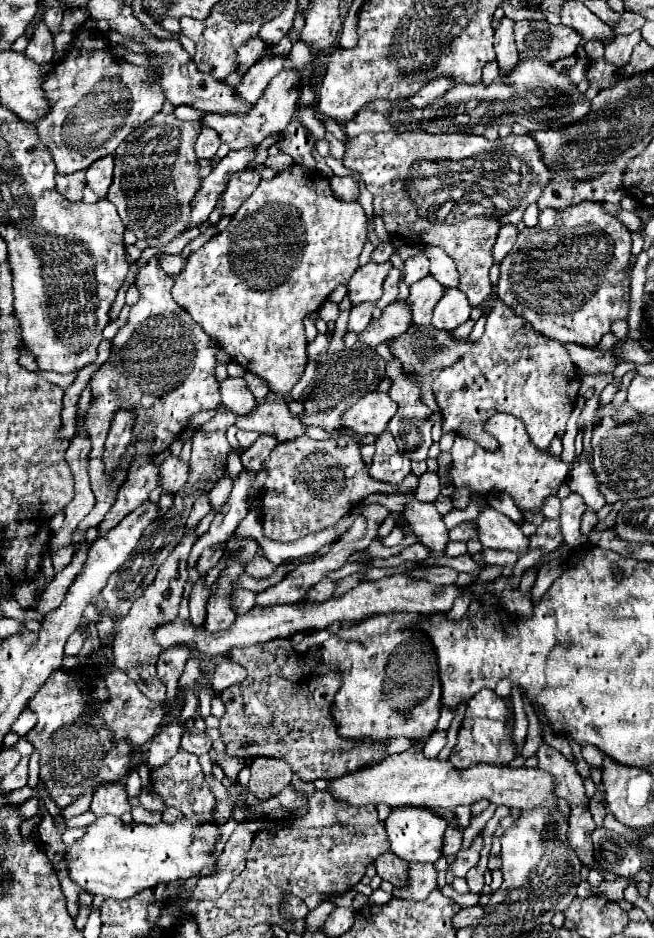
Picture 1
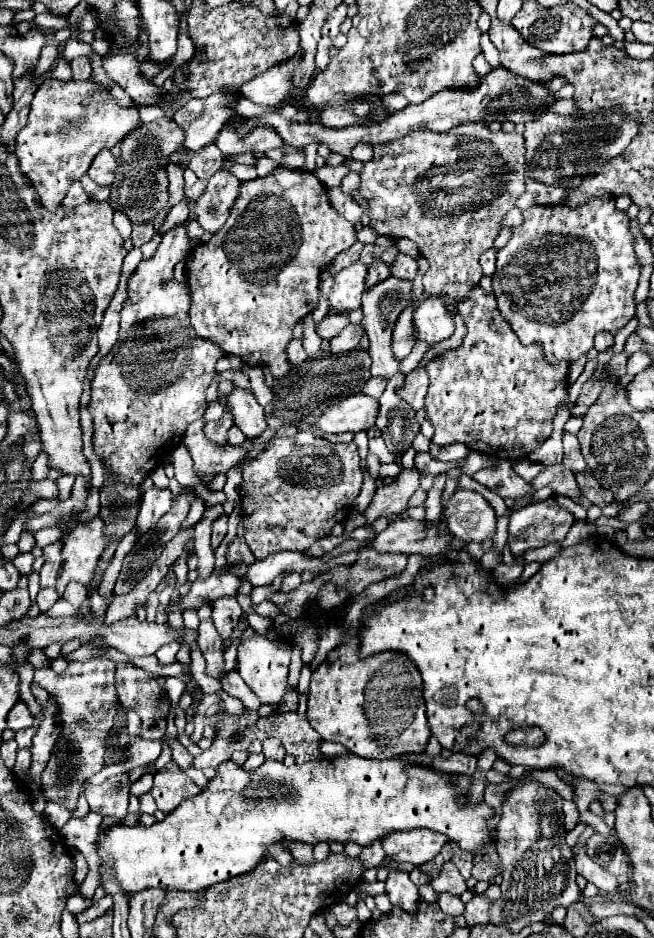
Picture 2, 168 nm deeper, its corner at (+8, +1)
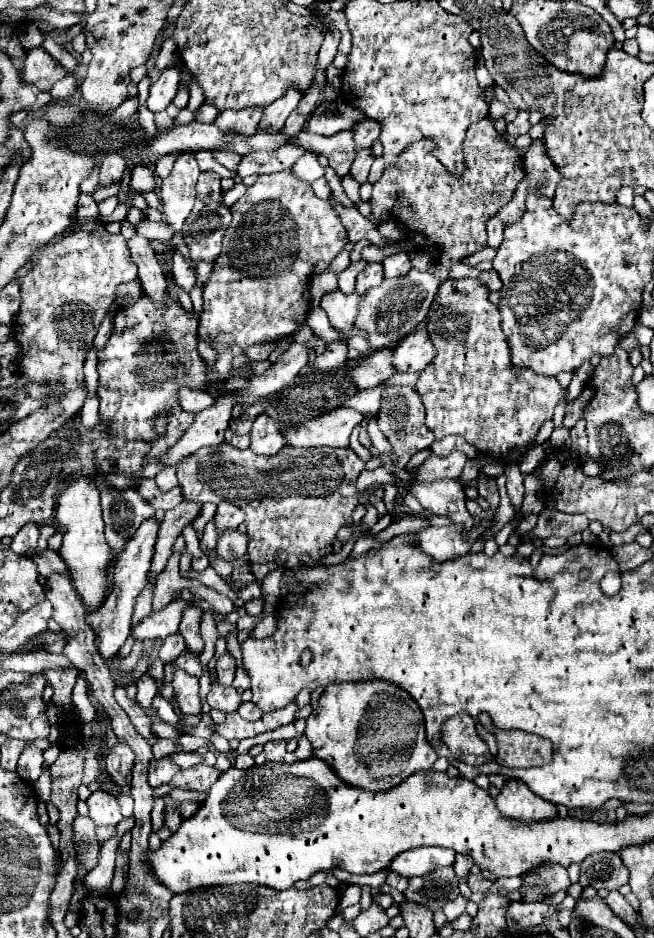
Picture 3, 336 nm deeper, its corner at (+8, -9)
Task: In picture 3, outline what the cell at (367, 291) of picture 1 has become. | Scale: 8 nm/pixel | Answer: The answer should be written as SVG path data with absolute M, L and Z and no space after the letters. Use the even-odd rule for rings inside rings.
M331 291L331 293L325 293L321 297L321 309L327 313L329 323L337 331L343 331L345 333L345 331L353 329L359 299L361 299L359 293L345 295L341 291Z

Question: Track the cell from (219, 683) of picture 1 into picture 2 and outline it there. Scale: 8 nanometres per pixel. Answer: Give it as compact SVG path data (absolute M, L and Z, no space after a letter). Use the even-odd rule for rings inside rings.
M237 669L229 671L229 673L221 679L221 687L223 687L225 693L237 697L237 699L243 703L243 707L247 707L247 709L259 709L261 701L253 695L253 691L251 691L251 689L247 687L247 683L241 679L241 675L237 673Z

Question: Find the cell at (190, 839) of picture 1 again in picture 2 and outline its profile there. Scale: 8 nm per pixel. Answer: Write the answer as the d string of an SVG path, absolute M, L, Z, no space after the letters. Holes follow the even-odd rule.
M357 755L323 759L317 763L287 767L279 761L267 759L257 771L247 773L233 761L225 761L217 767L215 779L195 797L183 801L163 821L143 827L113 825L99 831L95 851L101 857L99 885L117 881L123 893L139 893L141 889L179 889L179 891L203 891L211 885L227 881L235 875L251 871L261 859L265 859L265 847L271 843L283 843L297 839L305 843L317 841L355 841L359 845L371 845L373 839L381 839L391 831L405 831L427 827L447 835L465 851L483 853L483 845L495 839L487 831L485 819L493 815L489 805L467 805L465 795L449 789L447 777L429 771L427 767L403 759L373 761Z

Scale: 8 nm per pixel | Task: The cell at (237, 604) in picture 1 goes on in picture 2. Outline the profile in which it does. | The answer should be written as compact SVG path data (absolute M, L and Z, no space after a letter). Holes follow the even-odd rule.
M219 597L217 601L213 601L211 619L223 639L227 639L231 635L231 631L237 625L241 615L243 615L243 609L241 609L237 597Z

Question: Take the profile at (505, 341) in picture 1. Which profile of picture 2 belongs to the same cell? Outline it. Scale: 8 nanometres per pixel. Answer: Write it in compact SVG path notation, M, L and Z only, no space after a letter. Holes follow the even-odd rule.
M475 287L469 297L457 303L455 311L463 317L467 325L467 335L463 343L455 351L449 351L425 365L429 375L425 409L427 419L435 427L435 435L431 441L437 445L465 443L471 451L487 453L497 459L525 459L553 433L553 419L557 415L557 409L569 395L569 363L559 361L551 365L543 359L541 345L521 345L511 325L501 317L493 293L483 293L479 287Z

